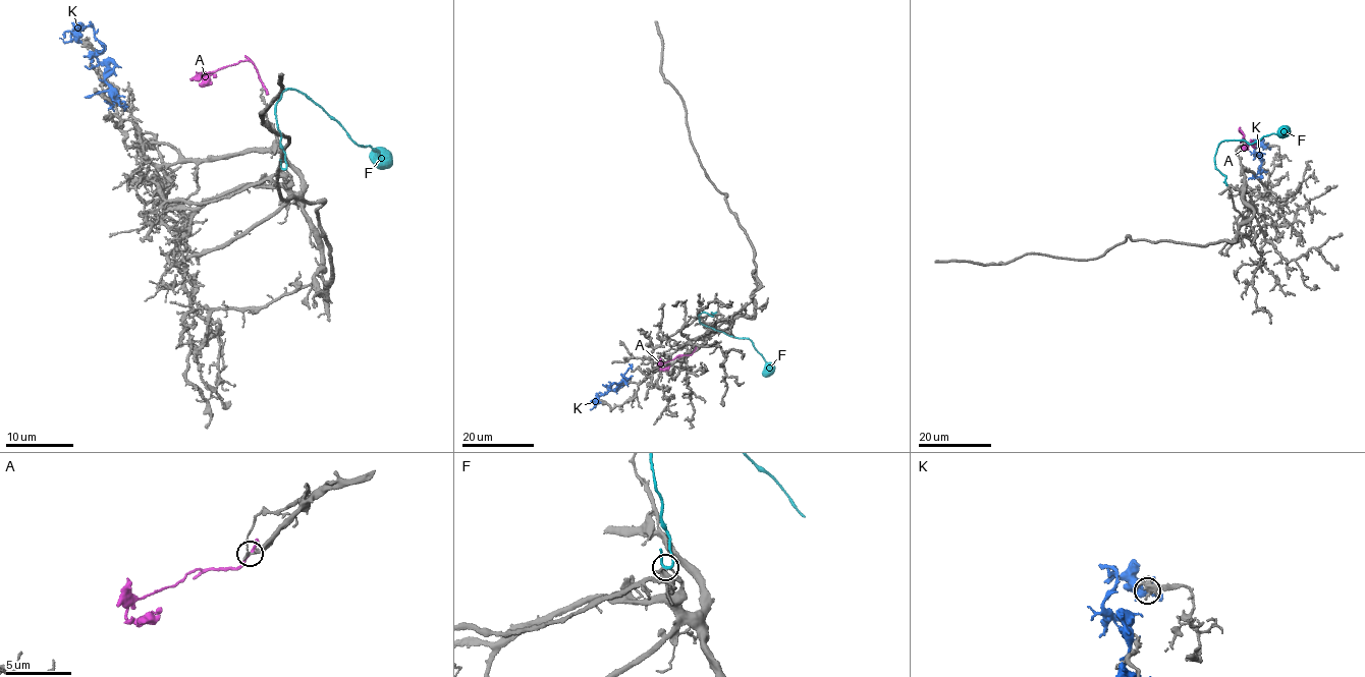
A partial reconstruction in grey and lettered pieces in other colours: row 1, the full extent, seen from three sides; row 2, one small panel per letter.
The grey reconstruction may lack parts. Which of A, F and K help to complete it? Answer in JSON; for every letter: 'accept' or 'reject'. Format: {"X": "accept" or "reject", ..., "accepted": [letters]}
{"A": "reject", "F": "reject", "K": "reject", "accepted": []}

